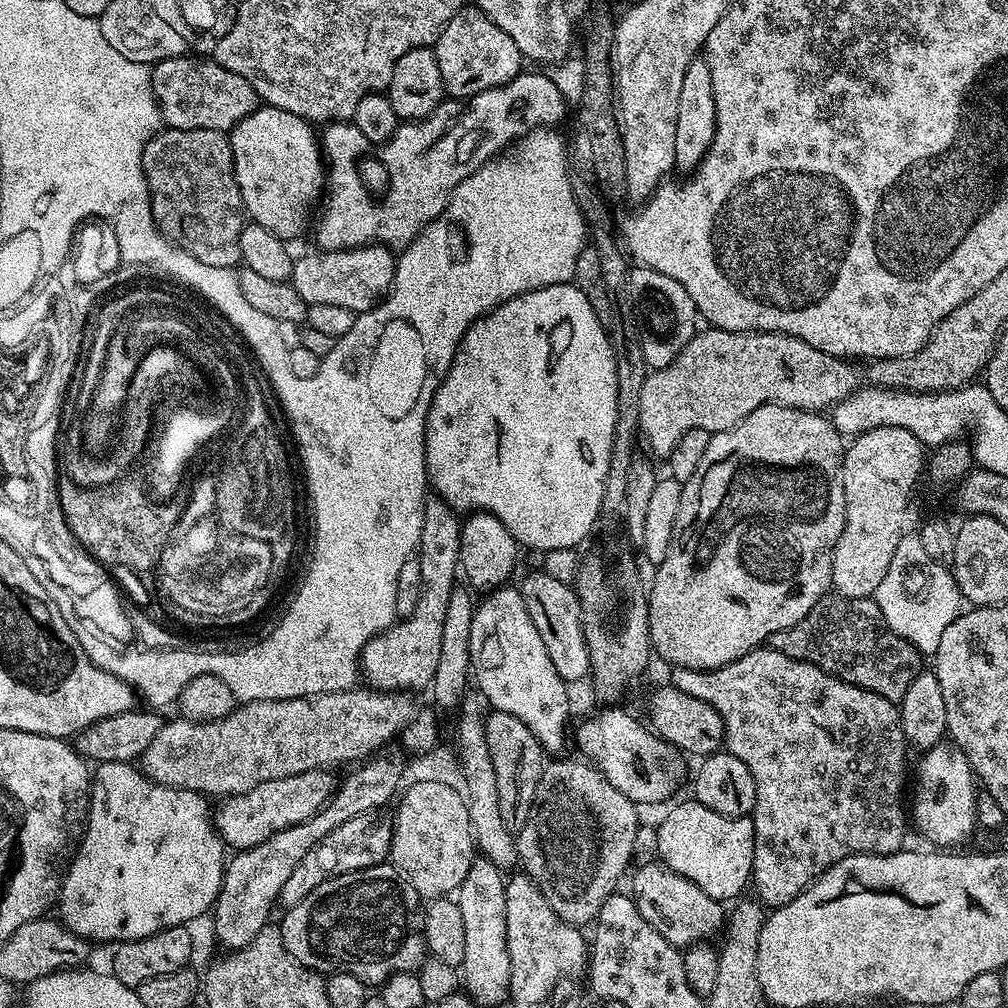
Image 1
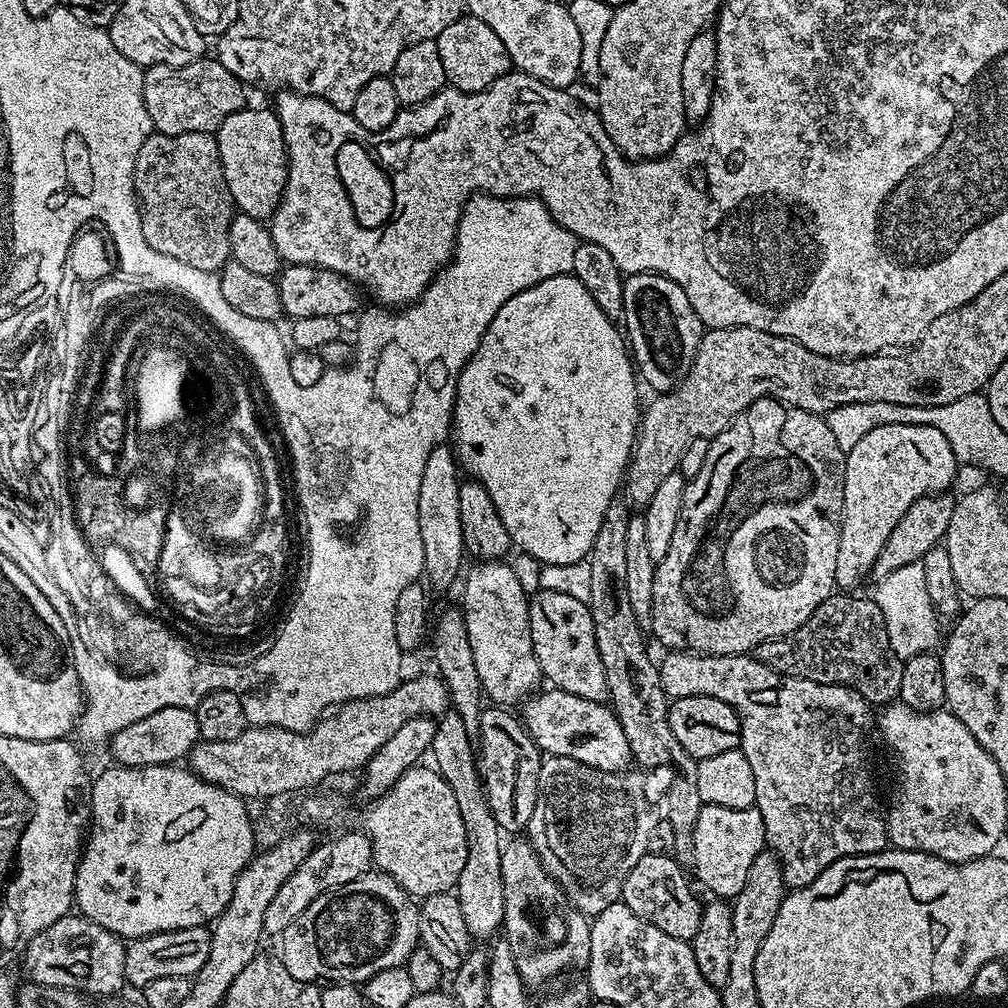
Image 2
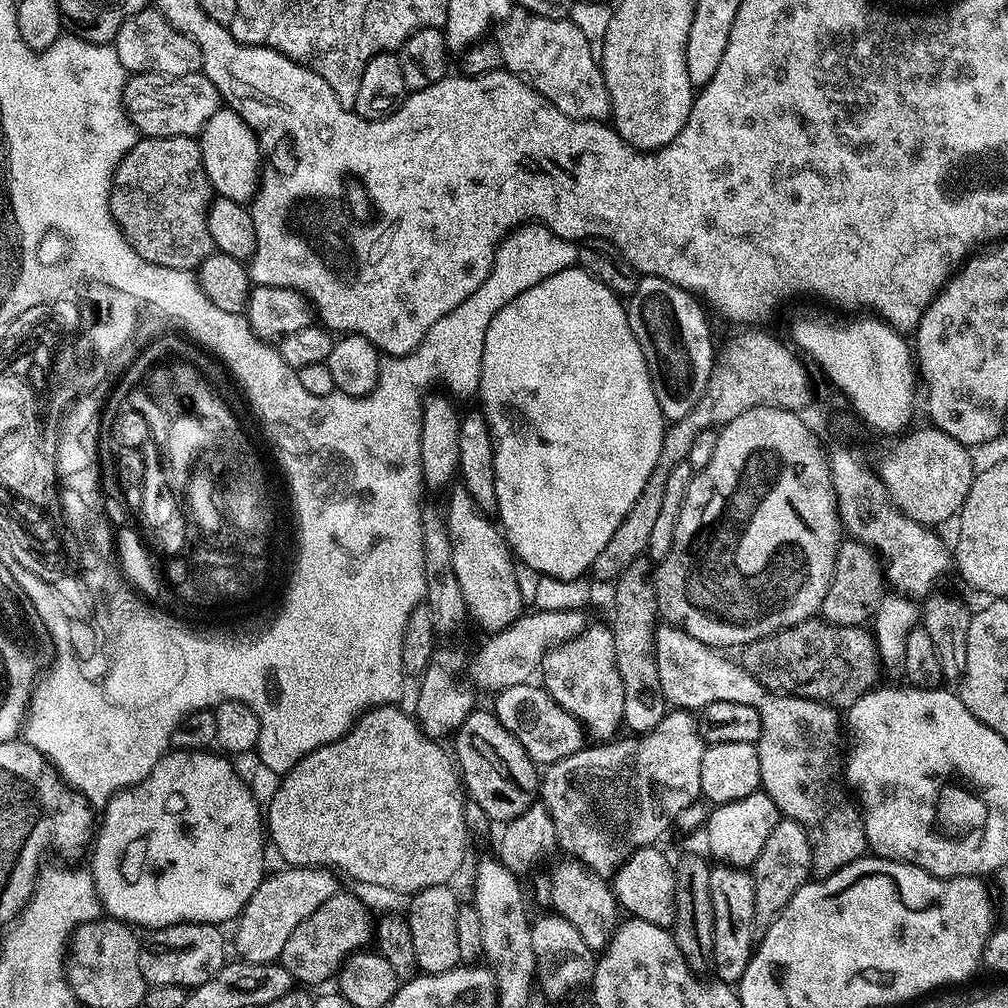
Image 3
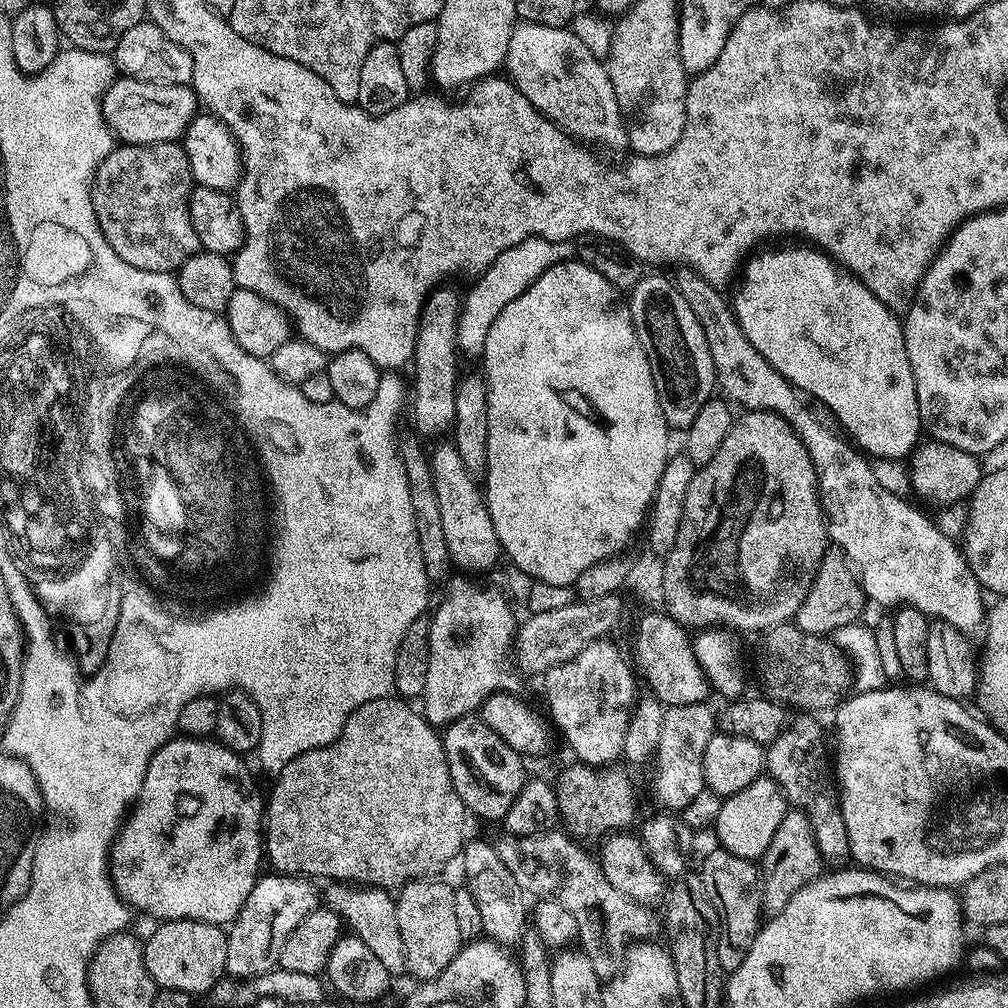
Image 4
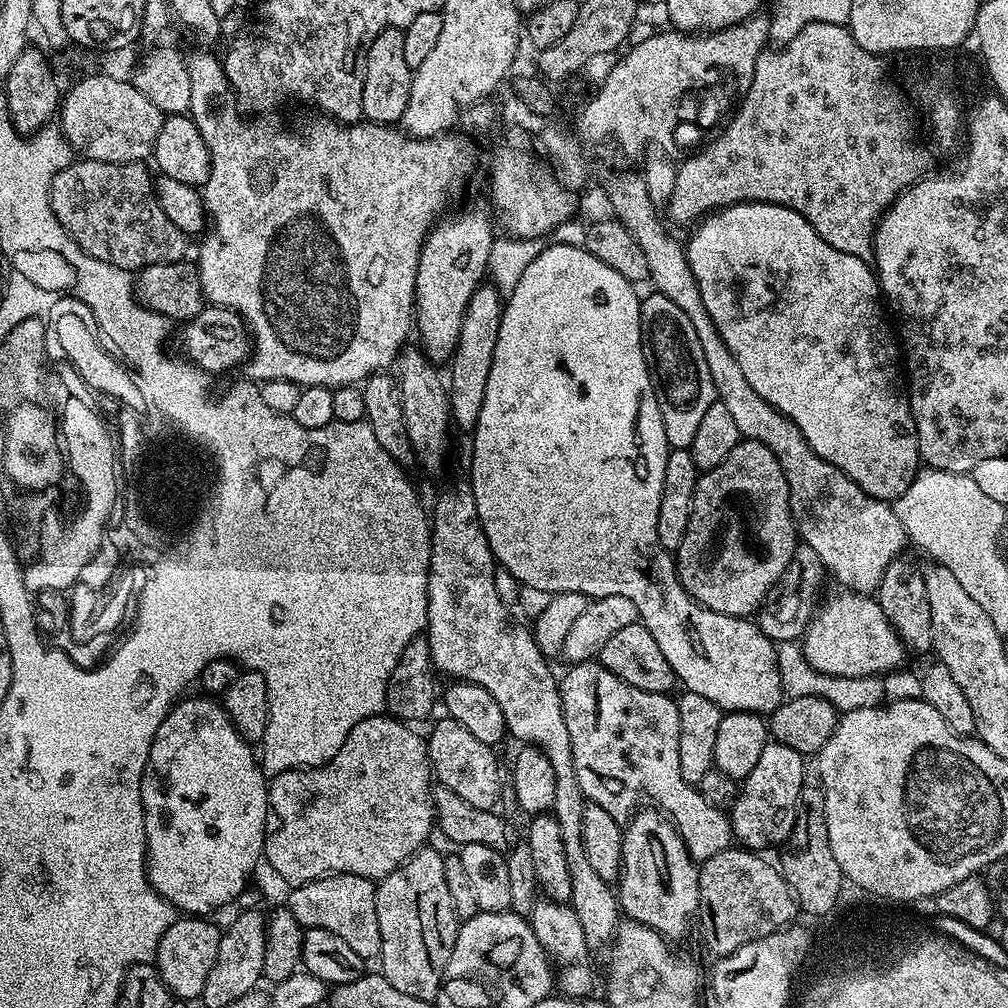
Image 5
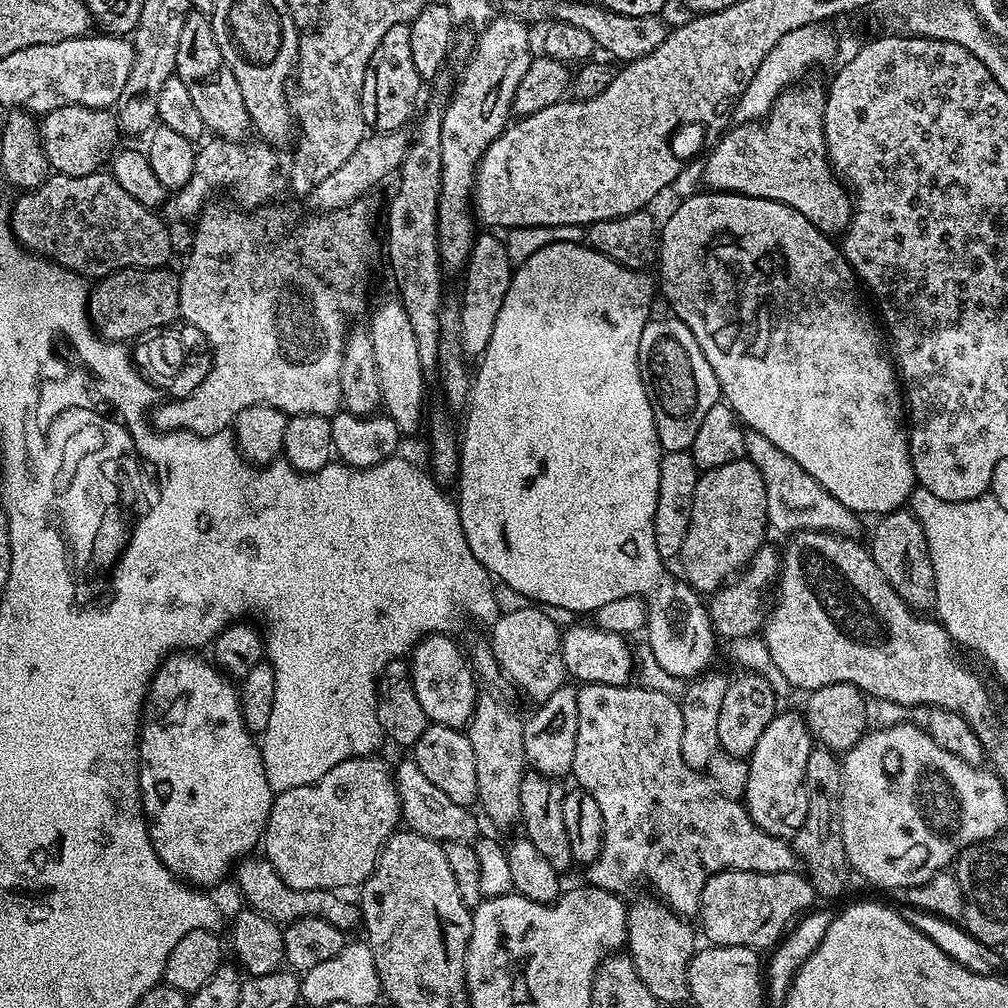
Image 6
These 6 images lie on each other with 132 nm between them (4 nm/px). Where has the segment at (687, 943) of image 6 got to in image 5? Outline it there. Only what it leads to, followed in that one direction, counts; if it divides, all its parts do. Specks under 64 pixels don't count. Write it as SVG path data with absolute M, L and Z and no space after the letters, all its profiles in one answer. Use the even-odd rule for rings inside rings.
M648 806L637 811L623 829L622 842L623 867L620 868L618 899L623 915L637 924L645 924L656 932L661 932L669 941L676 942L679 936L688 932L688 923L697 919L700 910L700 869L692 859L684 839L676 831L675 824L665 813Z

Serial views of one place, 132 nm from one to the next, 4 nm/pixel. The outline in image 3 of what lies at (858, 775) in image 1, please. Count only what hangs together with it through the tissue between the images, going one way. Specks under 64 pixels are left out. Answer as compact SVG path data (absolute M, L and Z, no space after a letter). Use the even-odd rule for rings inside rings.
M664 622L656 629L658 682L662 682L665 701L676 710L699 710L710 702L742 702L742 706L754 706L762 722L760 739L755 743L758 750L761 789L774 802L781 817L793 820L804 828L812 847L812 872L823 878L829 876L831 872L842 870L842 866L865 855L869 851L869 846L861 809L854 803L842 779L846 768L842 763L842 756L840 760L841 713L831 704L825 704L823 700L768 691L739 662L733 657L731 660L728 656L731 655L711 648L706 642L698 642L698 638L690 638L686 630L675 628L673 624Z

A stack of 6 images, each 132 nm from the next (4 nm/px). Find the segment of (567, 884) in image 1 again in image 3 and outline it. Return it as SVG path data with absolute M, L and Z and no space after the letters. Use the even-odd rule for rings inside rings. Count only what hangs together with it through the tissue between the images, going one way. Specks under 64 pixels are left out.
M672 710L664 715L662 722L654 730L640 735L628 734L626 738L614 738L610 741L587 745L558 762L547 765L541 775L538 789L541 803L547 806L554 820L555 836L559 849L572 854L582 866L589 868L602 878L610 878L640 848L649 847L675 821L672 812L699 799L701 788L701 764L705 743L700 736L699 725L693 713L688 710ZM660 768L658 778L668 778L668 808L666 818L652 814L650 806L650 778L656 778L654 772Z

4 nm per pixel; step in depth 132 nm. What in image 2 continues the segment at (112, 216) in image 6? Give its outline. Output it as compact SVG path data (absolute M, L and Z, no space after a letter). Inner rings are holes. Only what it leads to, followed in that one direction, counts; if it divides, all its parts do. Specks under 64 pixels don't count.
M153 131L152 135L142 142L142 150L138 150L138 158L134 162L134 178L132 186L136 190L136 199L140 205L142 218L142 234L146 242L158 250L158 254L166 254L170 258L178 258L178 262L186 262L186 266L194 266L198 270L219 273L220 269L230 260L230 222L234 215L234 205L230 186L226 186L226 174L222 170L222 158L218 154L218 142L211 132L183 132L182 134L162 134Z

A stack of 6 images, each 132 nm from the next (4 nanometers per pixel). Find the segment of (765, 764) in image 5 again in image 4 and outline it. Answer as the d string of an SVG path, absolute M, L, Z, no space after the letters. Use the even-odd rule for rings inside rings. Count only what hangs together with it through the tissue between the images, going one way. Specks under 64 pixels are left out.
M768 774L759 776L746 790L738 790L738 794L722 799L722 810L718 813L718 822L714 829L719 847L730 854L738 854L738 858L759 861L766 854L770 841L774 839L774 830L782 826L782 818L790 811L788 797L780 785Z

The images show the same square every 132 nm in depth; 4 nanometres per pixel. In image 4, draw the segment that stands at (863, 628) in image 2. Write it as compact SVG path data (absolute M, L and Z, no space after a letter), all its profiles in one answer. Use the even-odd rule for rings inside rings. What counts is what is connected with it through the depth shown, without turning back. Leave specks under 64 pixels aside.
M789 622L767 629L762 639L764 661L760 664L760 676L771 699L785 706L797 704L800 708L829 710L835 709L845 699L850 688L850 666L825 637L806 634L795 623Z

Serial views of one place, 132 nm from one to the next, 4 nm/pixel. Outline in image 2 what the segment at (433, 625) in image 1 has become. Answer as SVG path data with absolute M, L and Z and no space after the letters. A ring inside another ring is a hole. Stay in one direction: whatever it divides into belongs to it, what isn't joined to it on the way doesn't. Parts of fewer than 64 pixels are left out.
M447 443L437 444L426 458L426 470L422 470L422 487L418 490L418 526L422 530L424 576L433 589L450 587L456 575L458 580L461 575L460 563L466 560L462 513L458 507L461 483L462 472L453 449Z

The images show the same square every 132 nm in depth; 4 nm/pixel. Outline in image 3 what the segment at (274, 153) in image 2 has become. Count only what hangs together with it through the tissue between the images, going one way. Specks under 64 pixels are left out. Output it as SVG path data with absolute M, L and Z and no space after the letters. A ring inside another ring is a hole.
M222 106L200 131L198 143L213 193L247 205L260 186L262 171L262 149L252 127L231 108Z

